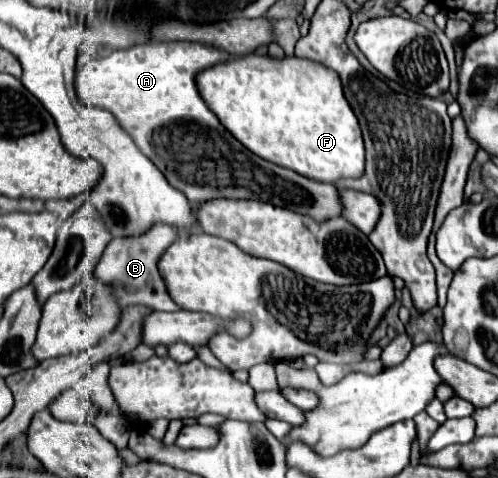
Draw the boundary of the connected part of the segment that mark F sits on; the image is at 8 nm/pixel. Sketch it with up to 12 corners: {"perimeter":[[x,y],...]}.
{"perimeter":[[261,55],[197,75],[255,155],[321,183],[365,147],[339,75]]}

